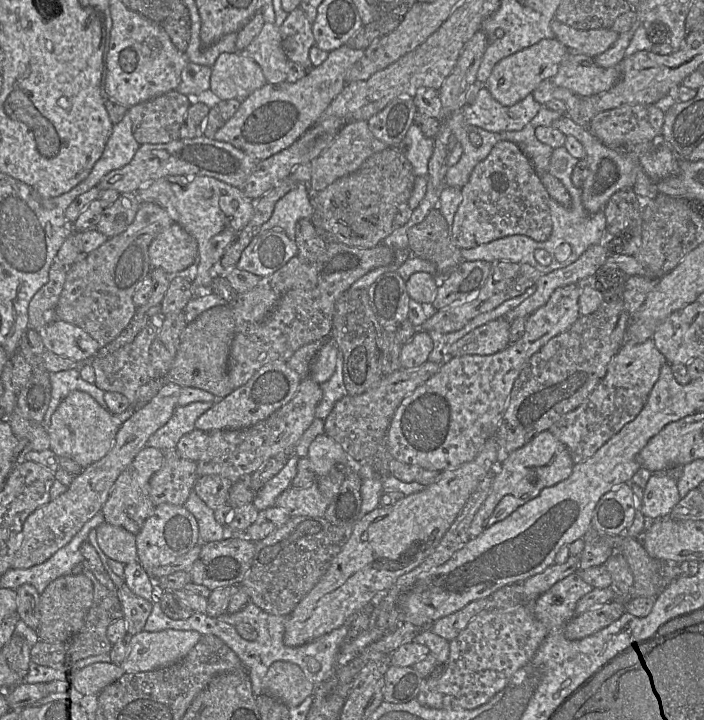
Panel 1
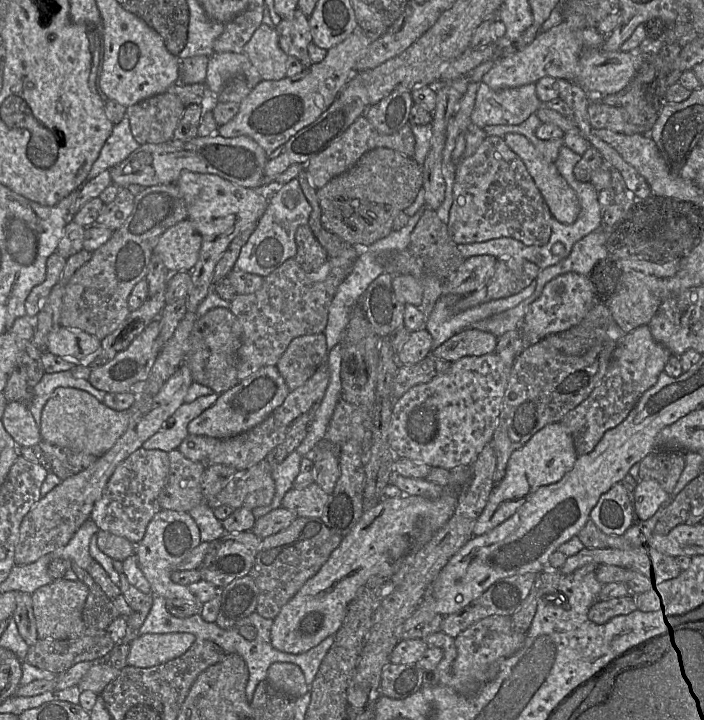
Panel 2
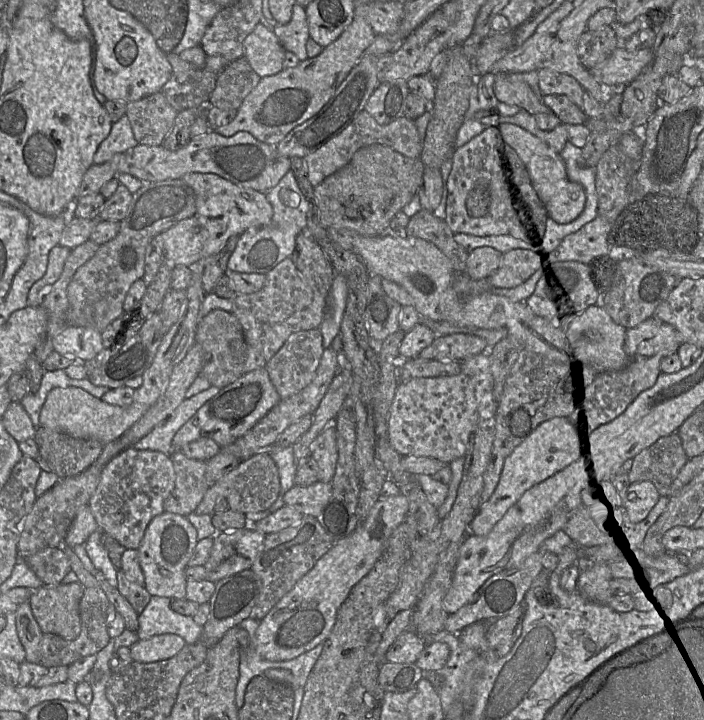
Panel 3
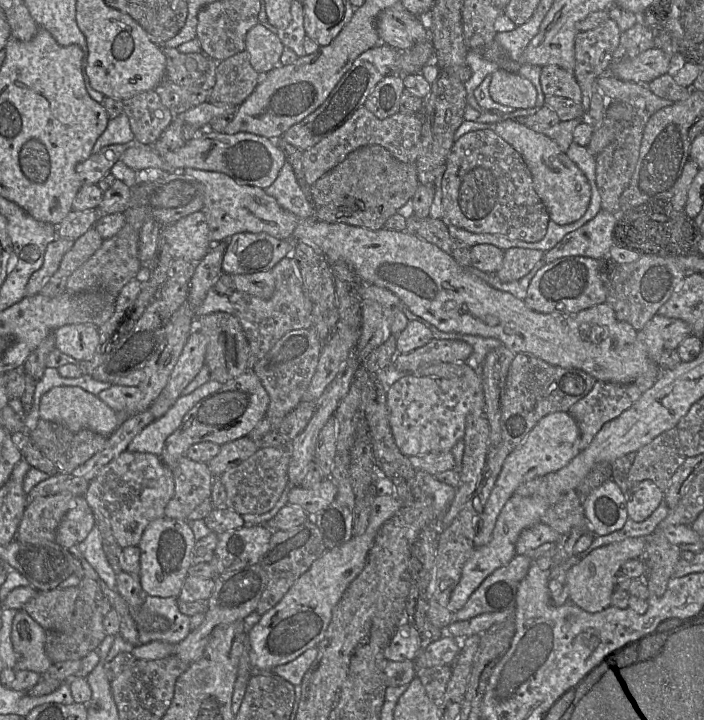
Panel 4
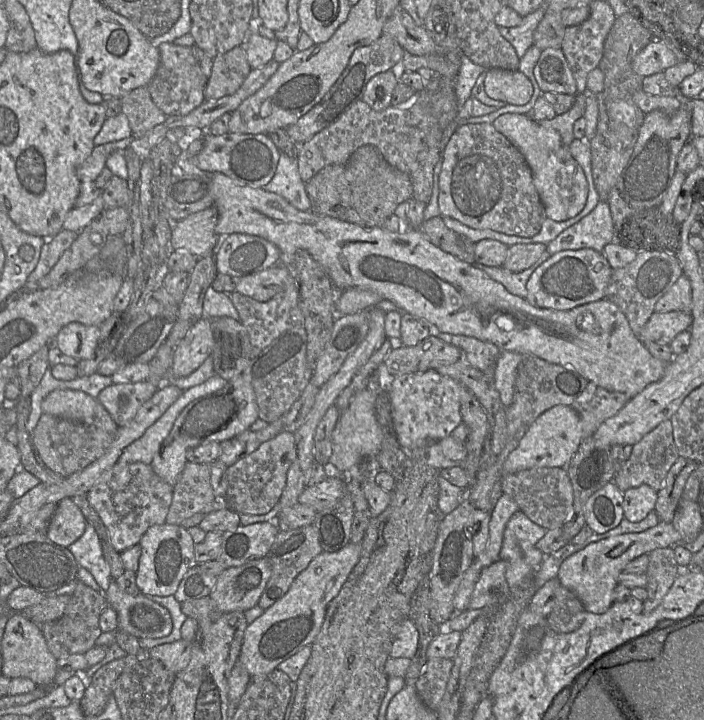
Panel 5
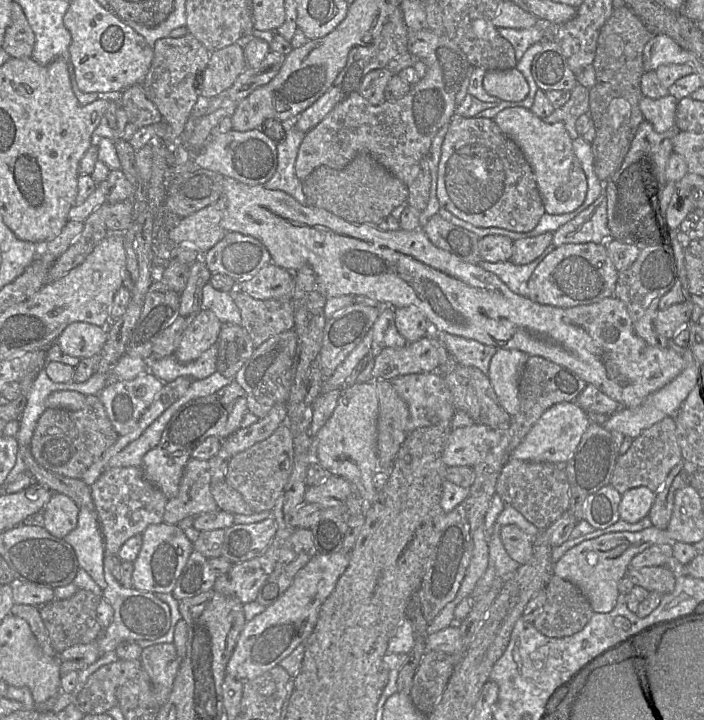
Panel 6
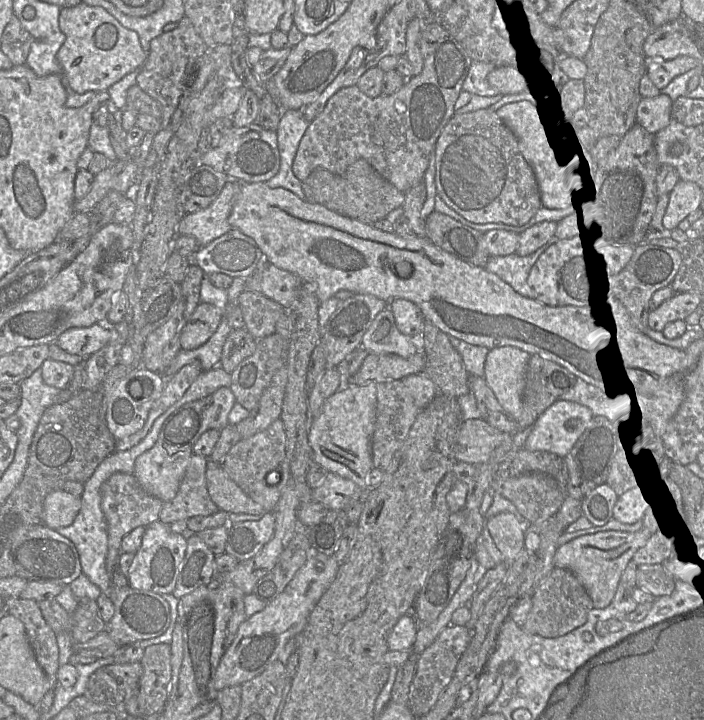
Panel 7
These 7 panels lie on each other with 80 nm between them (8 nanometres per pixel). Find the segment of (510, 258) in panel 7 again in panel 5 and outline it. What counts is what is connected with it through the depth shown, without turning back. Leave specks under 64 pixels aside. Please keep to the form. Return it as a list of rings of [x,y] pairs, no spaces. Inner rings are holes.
[[[545,250],[541,257],[531,267],[518,273],[511,272],[502,266],[490,267],[477,262],[475,262],[473,266],[483,270],[491,279],[502,284],[510,293],[526,298],[526,285],[530,276],[549,257],[549,252]]]

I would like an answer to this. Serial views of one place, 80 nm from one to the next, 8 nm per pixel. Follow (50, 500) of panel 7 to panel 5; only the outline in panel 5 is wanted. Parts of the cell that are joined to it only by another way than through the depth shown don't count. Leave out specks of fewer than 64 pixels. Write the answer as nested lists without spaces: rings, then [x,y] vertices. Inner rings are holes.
[[[66,497],[57,507],[47,529],[48,538],[54,543],[69,547],[85,532],[87,520],[72,498]]]

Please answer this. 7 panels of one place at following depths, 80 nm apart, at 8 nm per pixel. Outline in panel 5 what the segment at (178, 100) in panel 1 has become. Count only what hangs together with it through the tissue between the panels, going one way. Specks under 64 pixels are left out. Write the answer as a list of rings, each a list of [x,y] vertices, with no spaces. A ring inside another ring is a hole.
[[[146,87],[136,88],[121,98],[121,109],[128,119],[134,139],[142,138],[167,118],[155,105]]]

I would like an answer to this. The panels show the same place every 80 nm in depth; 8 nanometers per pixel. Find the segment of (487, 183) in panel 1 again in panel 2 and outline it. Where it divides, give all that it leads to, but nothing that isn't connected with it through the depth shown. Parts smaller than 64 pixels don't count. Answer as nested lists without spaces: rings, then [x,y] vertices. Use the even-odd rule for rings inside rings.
[[[488,135],[476,152],[456,164],[453,203],[447,222],[457,245],[512,237],[525,245],[544,245],[551,236],[552,214],[521,158],[503,138]]]

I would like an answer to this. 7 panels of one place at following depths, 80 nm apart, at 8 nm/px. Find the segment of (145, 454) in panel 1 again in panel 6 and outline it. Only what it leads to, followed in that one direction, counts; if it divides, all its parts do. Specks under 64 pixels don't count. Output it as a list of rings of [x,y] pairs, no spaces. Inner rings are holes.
[[[141,467],[107,468],[90,489],[106,555],[117,555],[129,538],[142,535],[150,525],[164,523],[165,506],[169,499],[145,478]]]

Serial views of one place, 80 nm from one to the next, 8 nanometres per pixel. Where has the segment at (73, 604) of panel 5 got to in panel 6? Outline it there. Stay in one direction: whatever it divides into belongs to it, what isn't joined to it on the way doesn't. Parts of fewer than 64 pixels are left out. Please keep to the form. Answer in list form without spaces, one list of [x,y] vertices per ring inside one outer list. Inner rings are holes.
[[[78,589],[71,598],[53,600],[43,606],[37,606],[57,653],[60,654],[69,647],[89,644],[98,639],[99,633],[104,630],[97,617],[97,608],[102,598],[91,591]]]

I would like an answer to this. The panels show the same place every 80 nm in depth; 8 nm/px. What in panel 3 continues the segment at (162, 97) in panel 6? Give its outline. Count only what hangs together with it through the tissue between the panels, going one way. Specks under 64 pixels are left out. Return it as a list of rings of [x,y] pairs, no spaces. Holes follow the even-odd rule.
[[[174,52],[166,56],[172,66],[172,74],[161,93],[169,104],[177,112],[204,106],[209,108],[209,97],[216,86],[217,75],[205,67],[198,68],[184,61]]]

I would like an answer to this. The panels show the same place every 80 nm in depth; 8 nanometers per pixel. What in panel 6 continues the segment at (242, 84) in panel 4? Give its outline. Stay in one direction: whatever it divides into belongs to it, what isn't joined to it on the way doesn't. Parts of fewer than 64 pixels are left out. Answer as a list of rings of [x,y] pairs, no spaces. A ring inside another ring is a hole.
[[[241,42],[211,52],[208,65],[199,79],[201,99],[212,99],[231,88],[247,67]]]

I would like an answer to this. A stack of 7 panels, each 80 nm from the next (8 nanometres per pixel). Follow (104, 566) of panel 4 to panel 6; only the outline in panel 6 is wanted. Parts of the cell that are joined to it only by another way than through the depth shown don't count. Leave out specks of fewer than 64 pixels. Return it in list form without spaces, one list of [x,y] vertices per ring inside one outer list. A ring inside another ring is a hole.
[[[80,507],[77,527],[64,540],[73,547],[79,567],[104,591],[107,587],[104,576],[106,549],[96,511]]]

